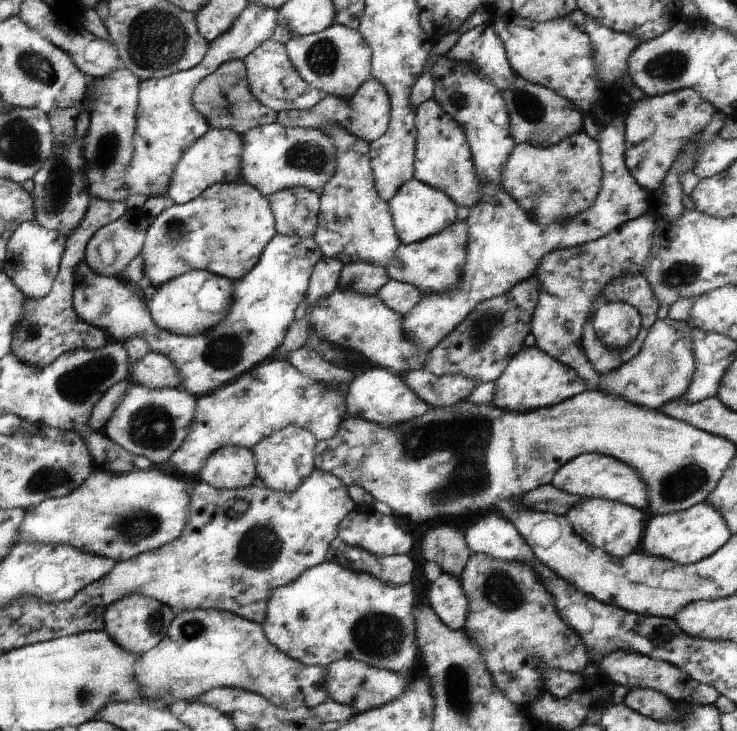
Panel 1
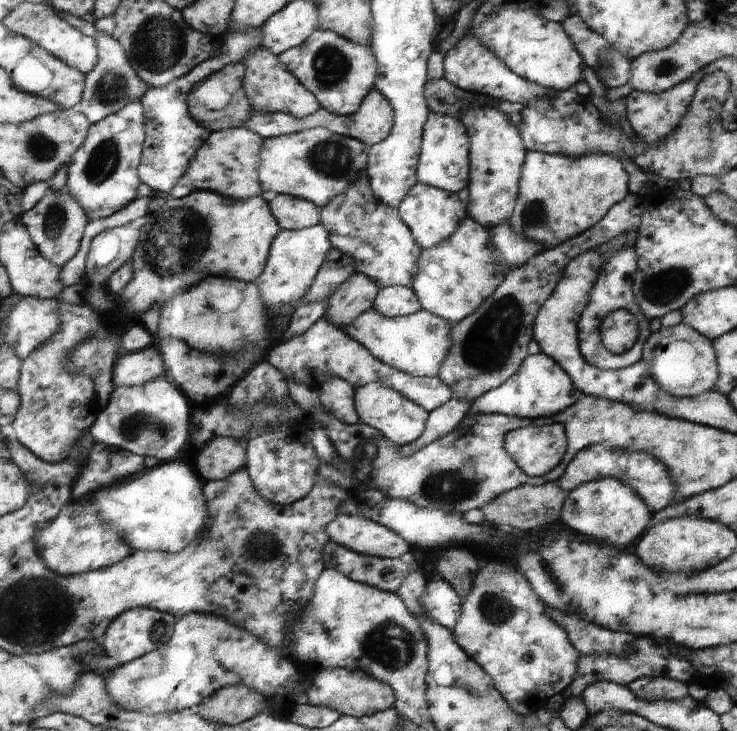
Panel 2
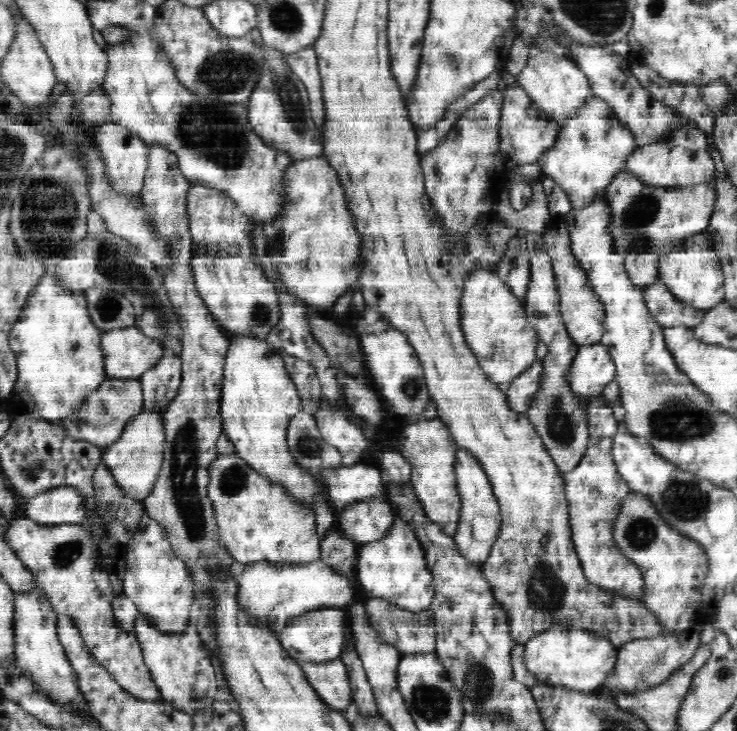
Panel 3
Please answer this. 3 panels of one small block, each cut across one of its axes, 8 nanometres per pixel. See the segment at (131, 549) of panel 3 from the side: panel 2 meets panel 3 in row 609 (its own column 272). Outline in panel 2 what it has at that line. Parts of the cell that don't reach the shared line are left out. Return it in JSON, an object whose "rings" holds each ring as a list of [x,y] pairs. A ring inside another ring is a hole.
{"rings":[[[314,127],[292,135],[265,138],[262,142],[258,182],[262,191],[274,190],[313,202],[319,209],[332,202],[336,196],[348,192],[362,172],[367,172],[368,146],[354,137]]]}

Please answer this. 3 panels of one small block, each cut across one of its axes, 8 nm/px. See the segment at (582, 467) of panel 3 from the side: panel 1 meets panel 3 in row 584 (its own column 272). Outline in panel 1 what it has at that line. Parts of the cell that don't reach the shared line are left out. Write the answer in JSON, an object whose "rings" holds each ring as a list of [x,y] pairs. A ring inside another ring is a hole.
{"rings":[[[325,561],[300,575],[293,583],[278,587],[260,623],[268,639],[295,661],[328,668],[340,659],[362,661],[379,669],[402,673],[408,680],[418,676],[417,622],[414,622],[414,590],[410,583],[394,586],[367,572],[347,569],[335,561]]]}

